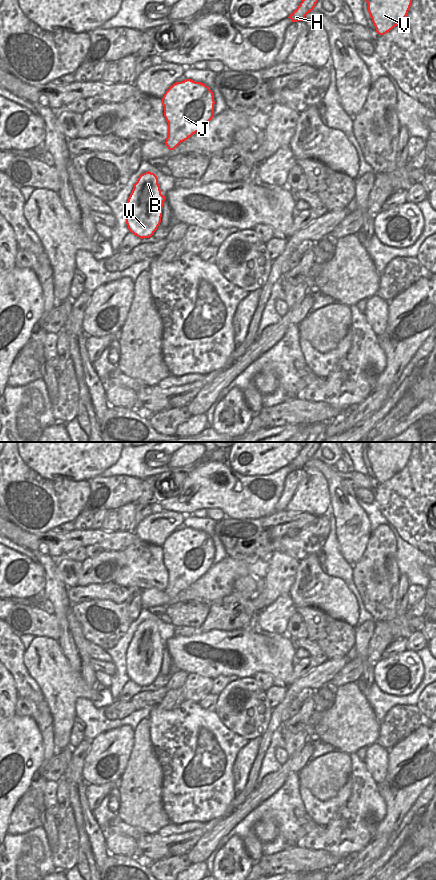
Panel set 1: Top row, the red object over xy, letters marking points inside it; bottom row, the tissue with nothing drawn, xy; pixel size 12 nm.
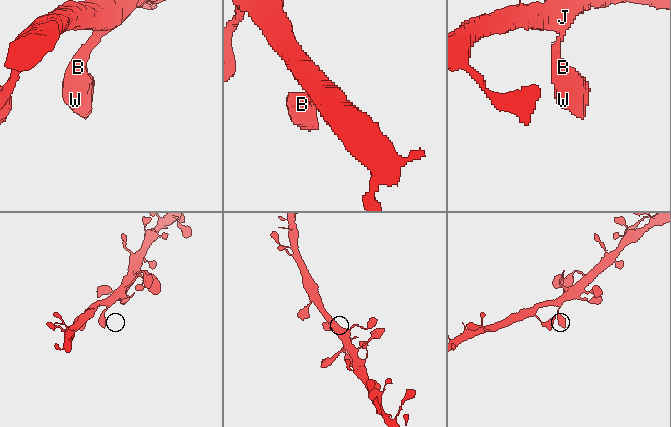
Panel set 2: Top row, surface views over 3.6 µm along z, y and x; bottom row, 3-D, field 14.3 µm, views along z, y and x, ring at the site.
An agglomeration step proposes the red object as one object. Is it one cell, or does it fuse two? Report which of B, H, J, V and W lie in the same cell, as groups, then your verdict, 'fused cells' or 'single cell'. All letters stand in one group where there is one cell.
B H J V W; single cell

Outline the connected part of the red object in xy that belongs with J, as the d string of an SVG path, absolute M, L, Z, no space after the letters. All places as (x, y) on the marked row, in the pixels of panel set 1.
M186 79L170 86L162 98L164 117L168 123L168 136L164 143L168 149L174 150L181 142L201 130L213 118L214 104L213 92L201 82Z

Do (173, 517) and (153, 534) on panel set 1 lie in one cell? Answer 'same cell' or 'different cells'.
same cell

